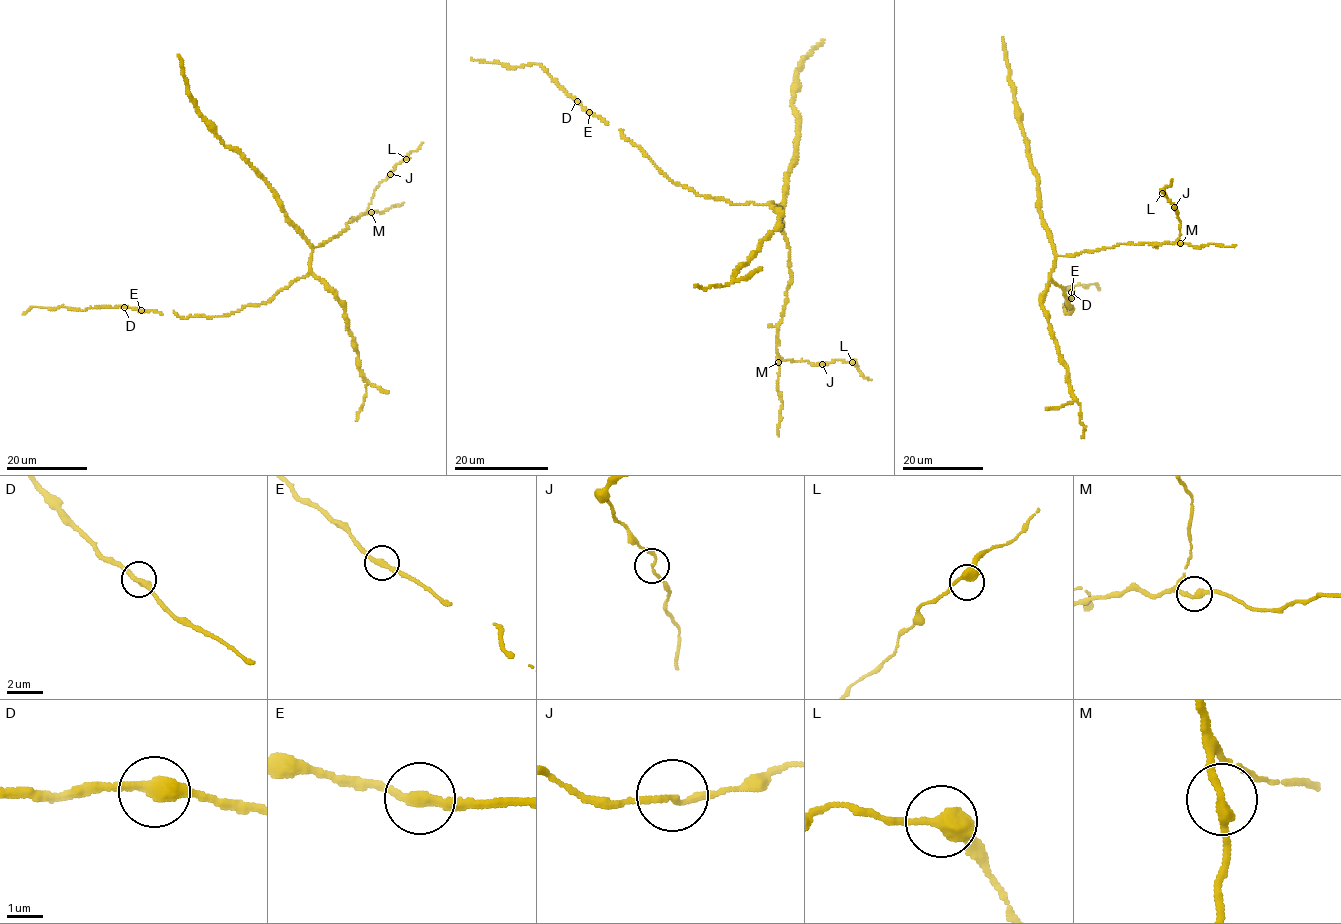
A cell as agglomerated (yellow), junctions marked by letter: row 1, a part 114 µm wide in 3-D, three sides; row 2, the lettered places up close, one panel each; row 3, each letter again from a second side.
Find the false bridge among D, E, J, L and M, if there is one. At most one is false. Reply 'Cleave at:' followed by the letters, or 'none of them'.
Cleave at: none of them

